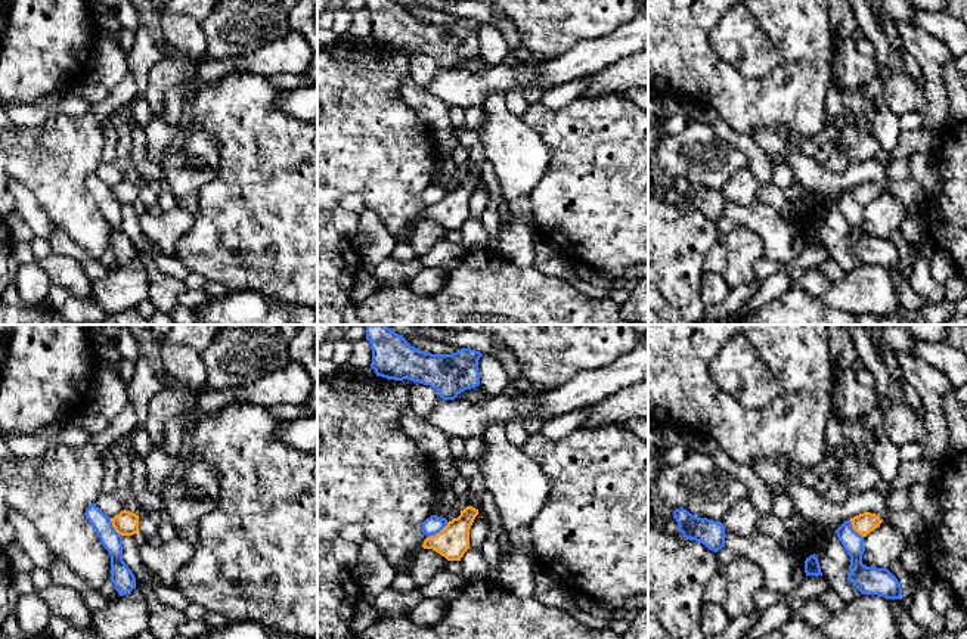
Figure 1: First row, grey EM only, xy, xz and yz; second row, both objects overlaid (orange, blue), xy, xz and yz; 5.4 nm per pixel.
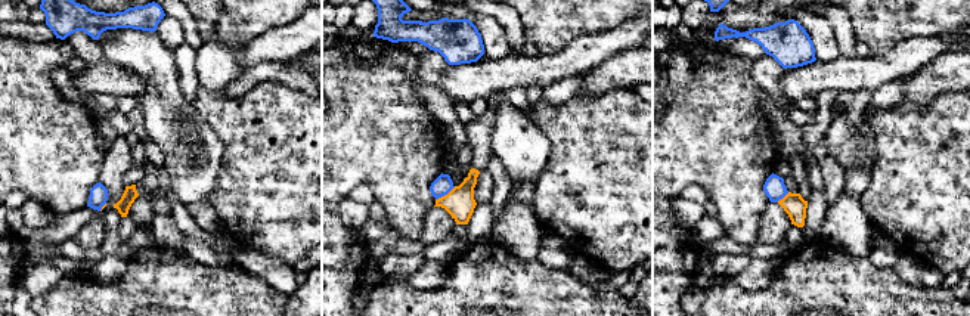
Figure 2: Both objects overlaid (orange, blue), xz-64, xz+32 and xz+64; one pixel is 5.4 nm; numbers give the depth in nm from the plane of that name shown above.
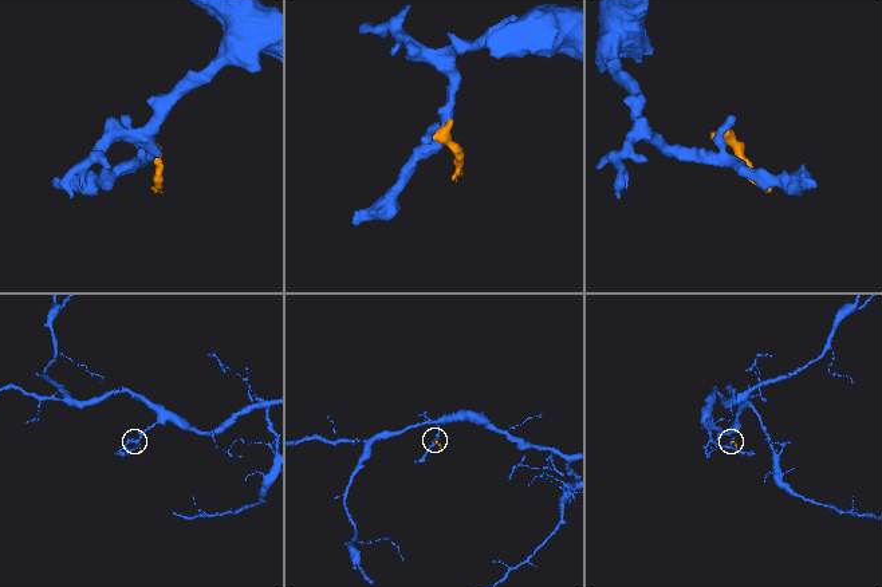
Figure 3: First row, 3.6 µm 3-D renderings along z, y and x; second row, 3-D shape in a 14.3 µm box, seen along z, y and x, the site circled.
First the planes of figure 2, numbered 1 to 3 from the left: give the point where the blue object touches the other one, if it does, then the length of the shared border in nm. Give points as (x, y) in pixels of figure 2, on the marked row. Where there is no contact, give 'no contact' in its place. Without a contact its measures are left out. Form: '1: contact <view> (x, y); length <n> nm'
1: contact xz-64 (102, 207); length 60 nm
2: contact xz+32 (445, 195); length 130 nm
3: contact xz+64 (784, 197); length 90 nm

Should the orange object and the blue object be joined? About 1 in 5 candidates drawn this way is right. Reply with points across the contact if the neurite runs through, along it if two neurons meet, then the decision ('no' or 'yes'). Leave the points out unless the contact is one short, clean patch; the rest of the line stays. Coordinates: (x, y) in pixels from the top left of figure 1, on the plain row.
border along xz (448, 192), (427, 207); no

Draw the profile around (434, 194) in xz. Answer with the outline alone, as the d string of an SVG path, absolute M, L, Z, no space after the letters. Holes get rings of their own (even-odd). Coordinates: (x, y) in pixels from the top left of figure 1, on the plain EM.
M431 184L430 187L427 187L422 192L422 202L430 207L430 205L436 205L437 202L440 202L444 196L447 195L447 189L437 186L437 184Z

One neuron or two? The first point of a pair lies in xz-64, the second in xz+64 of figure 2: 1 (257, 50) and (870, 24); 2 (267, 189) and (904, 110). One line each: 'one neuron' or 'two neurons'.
1: two neurons
2: one neuron

